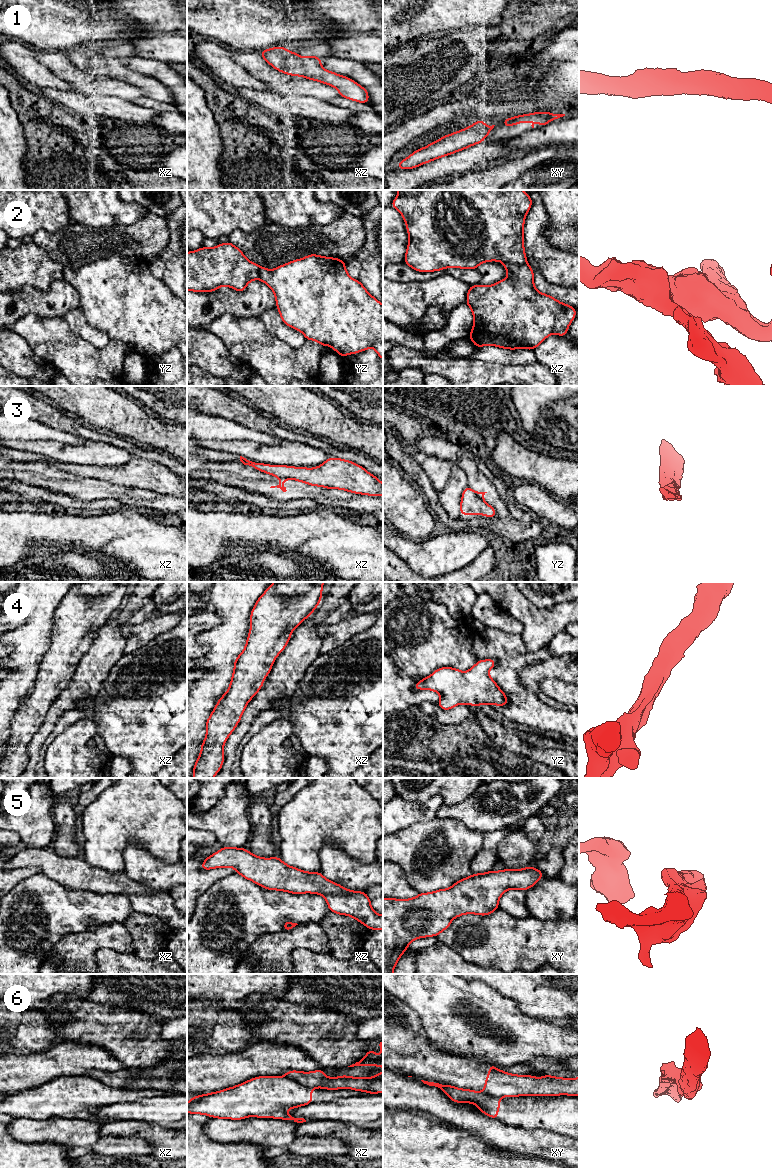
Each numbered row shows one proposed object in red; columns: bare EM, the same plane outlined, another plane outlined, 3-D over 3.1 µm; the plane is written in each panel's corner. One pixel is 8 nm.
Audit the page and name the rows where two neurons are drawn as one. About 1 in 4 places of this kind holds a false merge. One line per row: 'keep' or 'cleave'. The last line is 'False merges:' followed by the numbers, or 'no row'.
1: keep
2: cleave
3: cleave
4: keep
5: keep
6: cleave
False merges: 2, 3, 6

